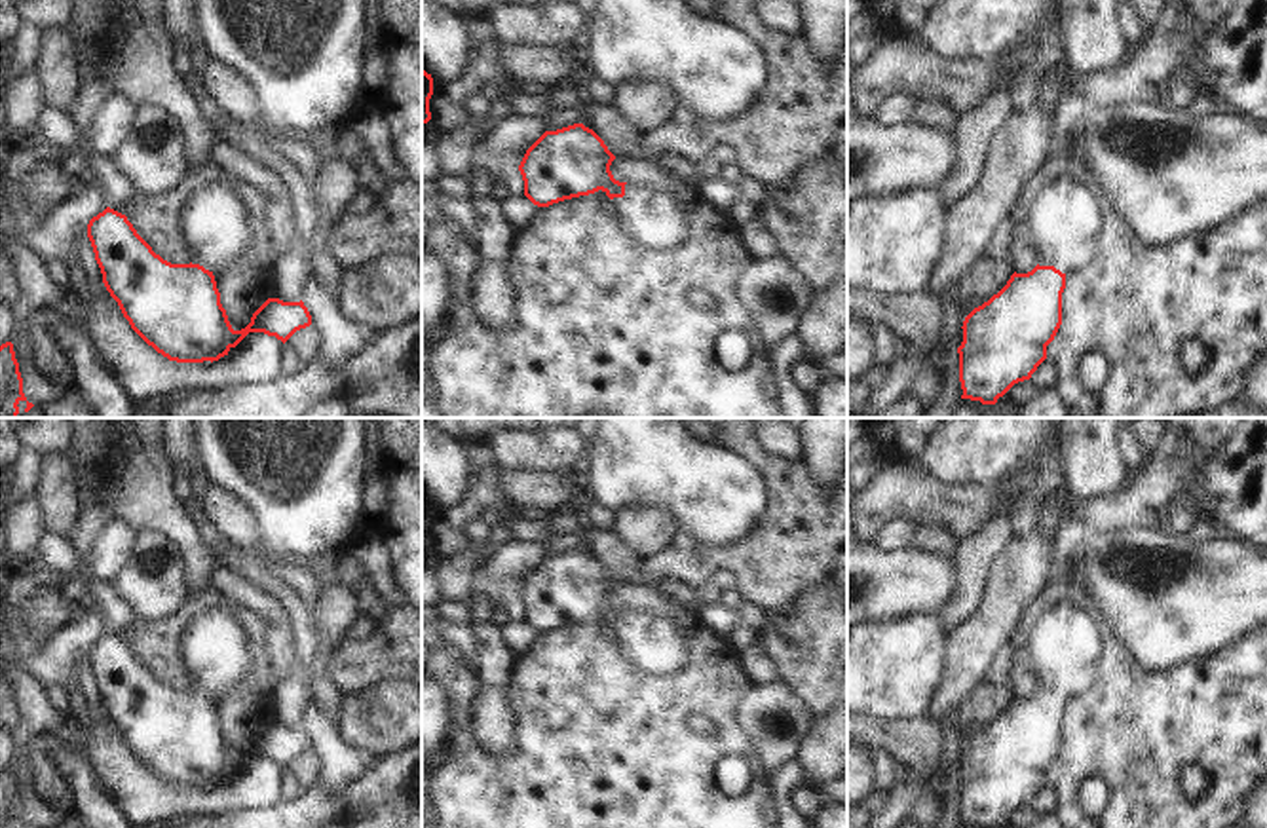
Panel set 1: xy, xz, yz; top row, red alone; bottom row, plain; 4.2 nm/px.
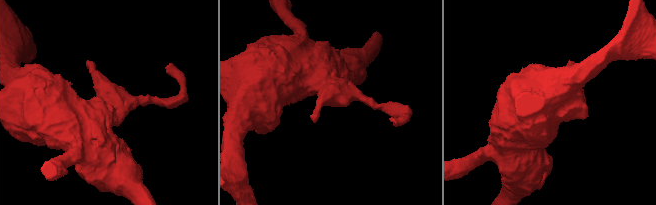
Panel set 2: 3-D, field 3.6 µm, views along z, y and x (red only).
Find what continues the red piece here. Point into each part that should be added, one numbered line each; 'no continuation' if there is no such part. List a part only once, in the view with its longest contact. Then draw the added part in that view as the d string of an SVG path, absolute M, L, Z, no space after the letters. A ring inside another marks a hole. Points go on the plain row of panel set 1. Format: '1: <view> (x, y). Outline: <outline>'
1: yz (1066, 646). Outline: M1075 594L1039 617L1028 646L1039 691L1069 701L1092 687L1104 638L1096 612Z

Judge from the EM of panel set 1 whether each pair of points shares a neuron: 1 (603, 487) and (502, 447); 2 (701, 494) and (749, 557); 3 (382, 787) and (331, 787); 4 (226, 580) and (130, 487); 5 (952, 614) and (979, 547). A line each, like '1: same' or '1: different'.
1: different
2: different
3: different
4: different
5: same

